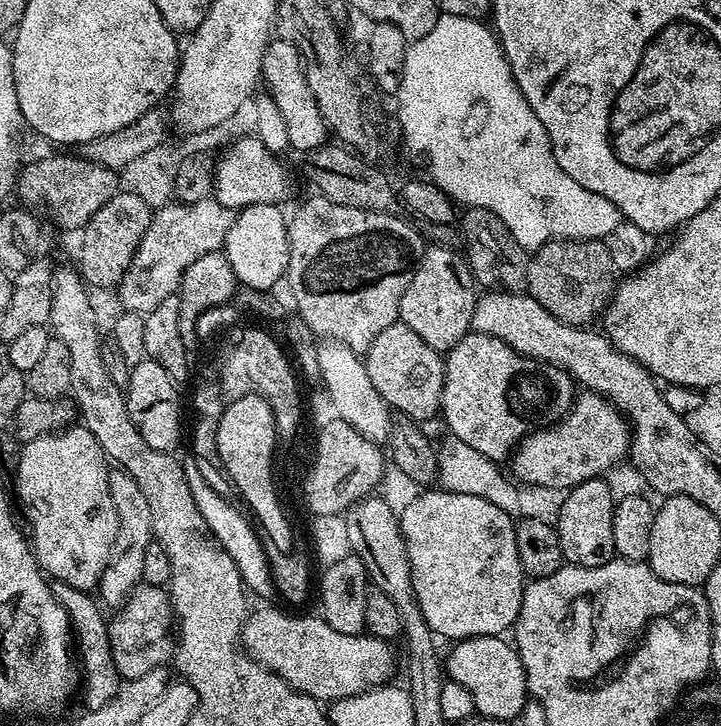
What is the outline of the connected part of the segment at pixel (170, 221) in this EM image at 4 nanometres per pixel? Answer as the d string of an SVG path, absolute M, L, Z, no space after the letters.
M215 198L183 204L169 202L155 209L152 221L142 234L142 242L130 262L124 277L120 279L120 308L141 314L154 310L165 298L177 295L180 291L182 274L186 266L202 254L219 252L232 225L233 209L219 204Z

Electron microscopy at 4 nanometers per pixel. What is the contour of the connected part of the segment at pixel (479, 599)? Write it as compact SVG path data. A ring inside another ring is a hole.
M424 490L421 496L416 496L408 505L404 508L404 513L401 511L399 513L398 519L400 521L400 529L404 535L404 541L406 542L406 554L410 558L410 574L412 575L412 585L414 586L414 594L418 598L418 606L422 610L422 618L427 622L433 630L433 633L437 637L445 636L448 639L448 642L455 642L457 640L465 640L471 636L499 636L501 634L507 633L515 625L518 614L520 613L520 607L524 601L524 589L526 587L526 577L524 571L522 570L522 562L518 562L518 542L516 541L516 526L513 520L513 517L508 516L506 511L499 509L498 506L494 506L493 503L486 501L485 498L474 497L472 494L460 494L447 492L445 490L437 490L438 492L428 492L432 490Z

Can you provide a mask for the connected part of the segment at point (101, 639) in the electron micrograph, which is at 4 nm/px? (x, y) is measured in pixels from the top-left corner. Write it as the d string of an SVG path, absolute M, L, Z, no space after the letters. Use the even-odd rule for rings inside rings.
M56 582L52 584L52 593L58 598L61 606L68 611L68 623L72 625L74 644L78 649L78 668L82 673L85 704L83 707L91 710L98 706L106 706L106 702L115 698L122 683L122 678L117 674L112 661L112 647L108 637L109 621L106 616L104 620L103 614L100 613L101 605L92 592L83 592L77 588L71 588L69 584Z

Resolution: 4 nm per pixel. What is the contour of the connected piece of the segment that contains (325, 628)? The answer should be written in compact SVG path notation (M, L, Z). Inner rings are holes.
M260 608L251 613L244 621L242 644L249 656L256 663L278 674L294 690L305 692L321 702L335 702L346 696L365 692L368 688L378 688L393 679L392 671L396 668L396 656L392 653L393 645L376 636L361 634L351 636L341 634L324 621L323 615L287 616L276 608Z

